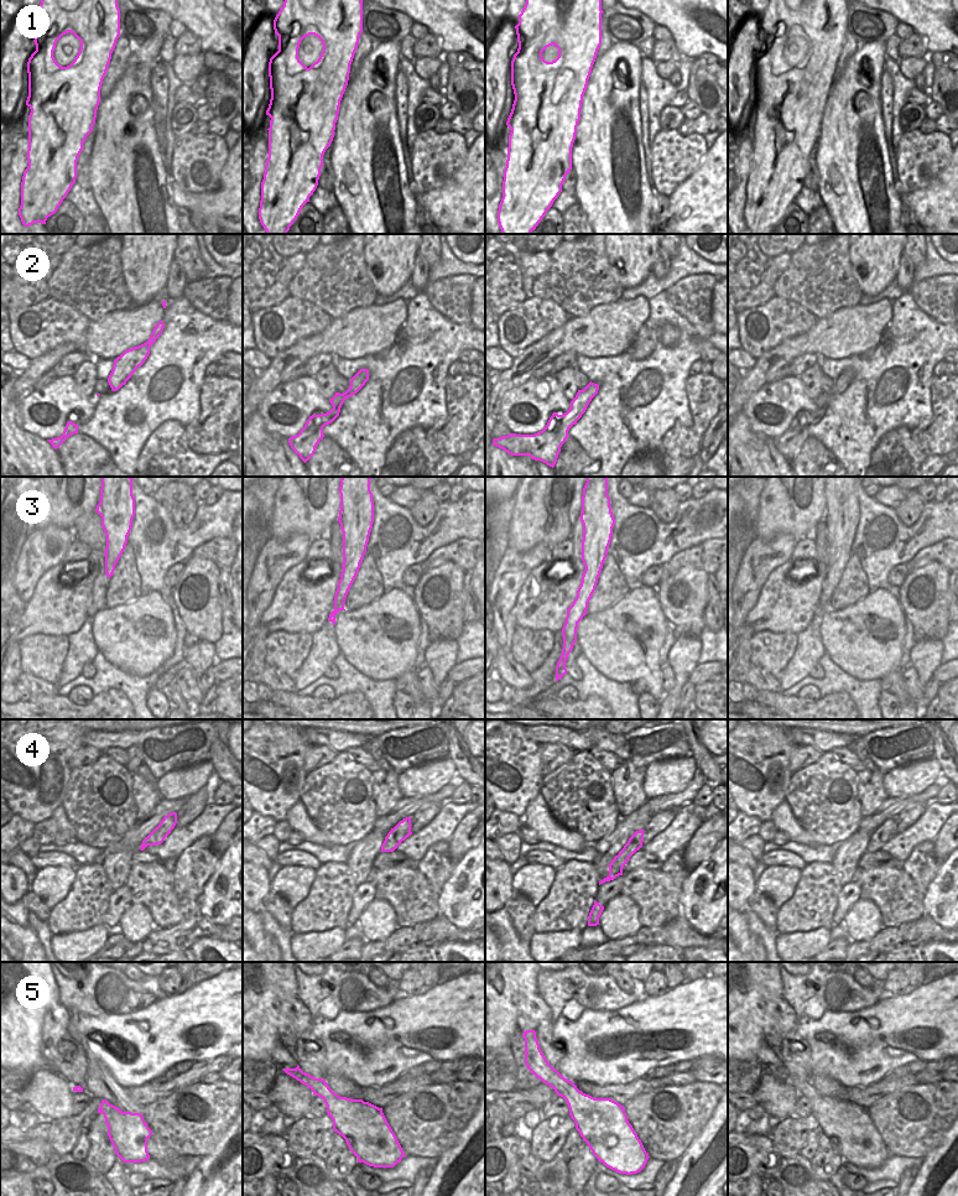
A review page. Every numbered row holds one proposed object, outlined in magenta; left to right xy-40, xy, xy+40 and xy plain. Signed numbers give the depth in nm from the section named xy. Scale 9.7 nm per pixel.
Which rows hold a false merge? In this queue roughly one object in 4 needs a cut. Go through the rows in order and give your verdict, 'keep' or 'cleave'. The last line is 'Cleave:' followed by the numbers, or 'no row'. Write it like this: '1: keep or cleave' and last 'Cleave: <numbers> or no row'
1: keep
2: keep
3: keep
4: keep
5: keep
Cleave: no row

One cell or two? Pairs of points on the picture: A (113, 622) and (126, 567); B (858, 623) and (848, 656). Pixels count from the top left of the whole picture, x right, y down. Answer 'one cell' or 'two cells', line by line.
A: two cells
B: one cell

